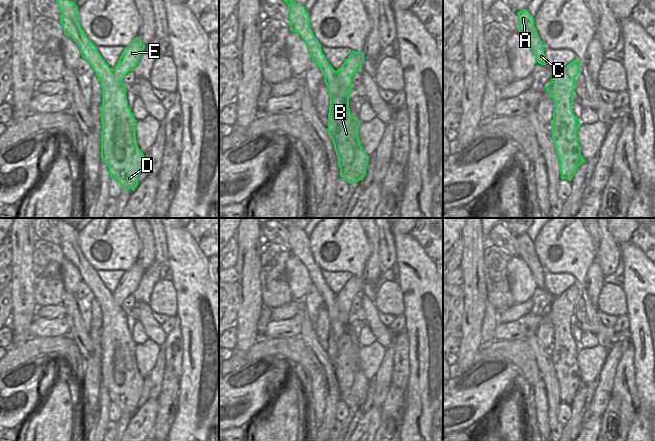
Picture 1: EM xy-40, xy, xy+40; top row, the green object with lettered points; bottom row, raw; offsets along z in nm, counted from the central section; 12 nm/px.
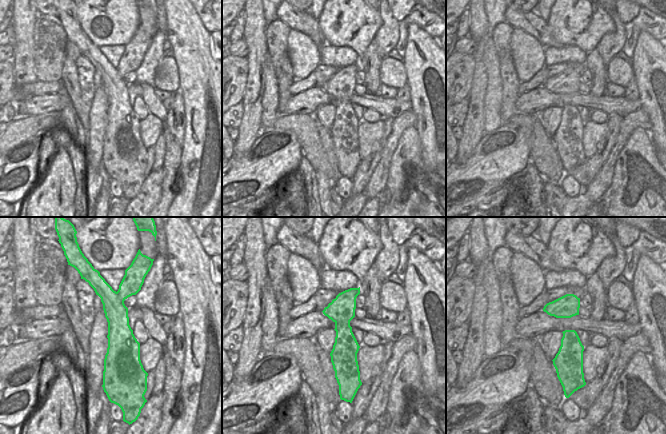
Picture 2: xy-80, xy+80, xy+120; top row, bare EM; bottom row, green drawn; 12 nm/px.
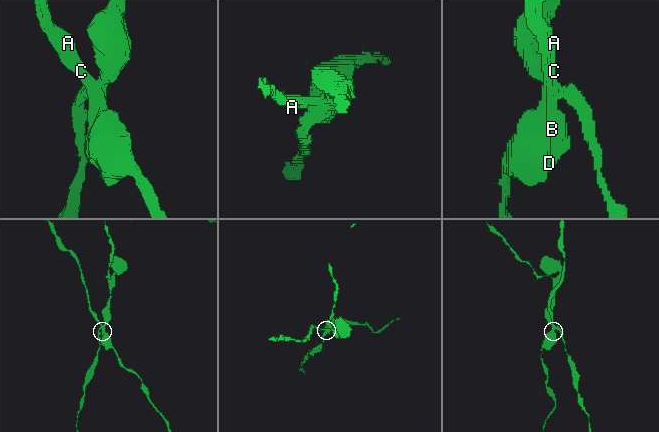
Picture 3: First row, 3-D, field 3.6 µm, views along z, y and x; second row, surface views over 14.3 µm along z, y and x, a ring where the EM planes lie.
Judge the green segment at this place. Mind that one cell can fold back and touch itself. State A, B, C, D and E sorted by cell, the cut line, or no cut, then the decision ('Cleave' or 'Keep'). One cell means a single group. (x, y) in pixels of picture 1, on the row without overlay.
Groups: A B C D / E. Split along xy (336, 295), (338, 306), (345, 312), (350, 313). Cleave

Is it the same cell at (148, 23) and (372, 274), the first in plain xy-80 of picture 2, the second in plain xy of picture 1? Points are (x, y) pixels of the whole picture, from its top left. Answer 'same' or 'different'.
same

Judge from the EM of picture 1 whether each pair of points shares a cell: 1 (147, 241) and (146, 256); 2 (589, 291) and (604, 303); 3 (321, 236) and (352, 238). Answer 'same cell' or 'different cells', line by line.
1: same cell
2: different cells
3: same cell

